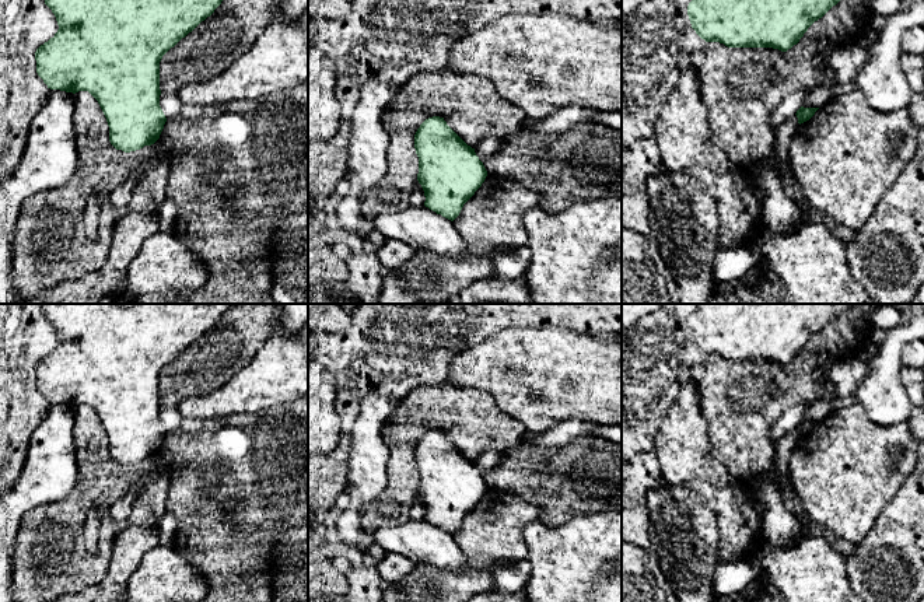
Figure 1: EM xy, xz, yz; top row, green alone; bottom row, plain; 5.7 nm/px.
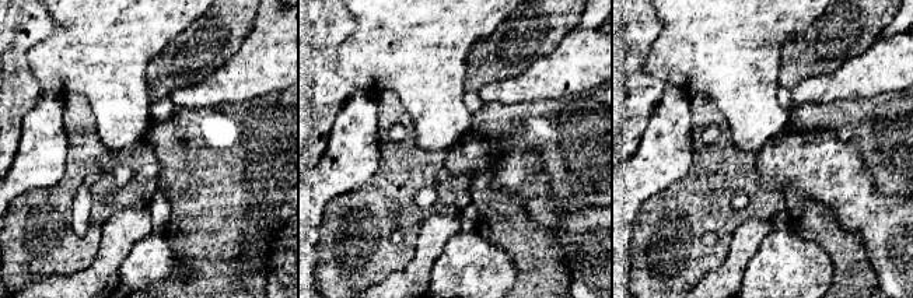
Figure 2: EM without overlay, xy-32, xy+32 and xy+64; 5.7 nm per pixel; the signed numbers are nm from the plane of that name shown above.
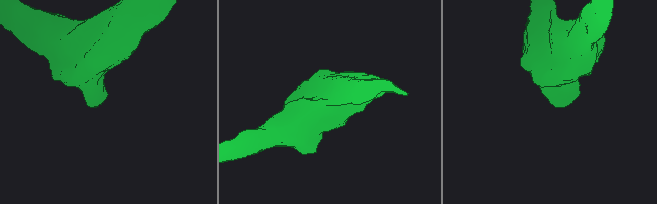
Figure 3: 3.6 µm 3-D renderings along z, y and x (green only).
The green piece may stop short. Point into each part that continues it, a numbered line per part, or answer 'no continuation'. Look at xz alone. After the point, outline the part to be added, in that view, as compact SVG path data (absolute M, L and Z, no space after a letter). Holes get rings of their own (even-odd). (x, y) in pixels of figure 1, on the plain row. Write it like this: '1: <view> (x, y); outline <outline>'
no continuation

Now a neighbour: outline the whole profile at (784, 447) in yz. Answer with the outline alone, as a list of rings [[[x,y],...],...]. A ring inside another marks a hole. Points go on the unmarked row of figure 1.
[[[794,428],[776,442],[777,475],[780,477],[788,477],[790,459],[798,440],[798,431]]]

